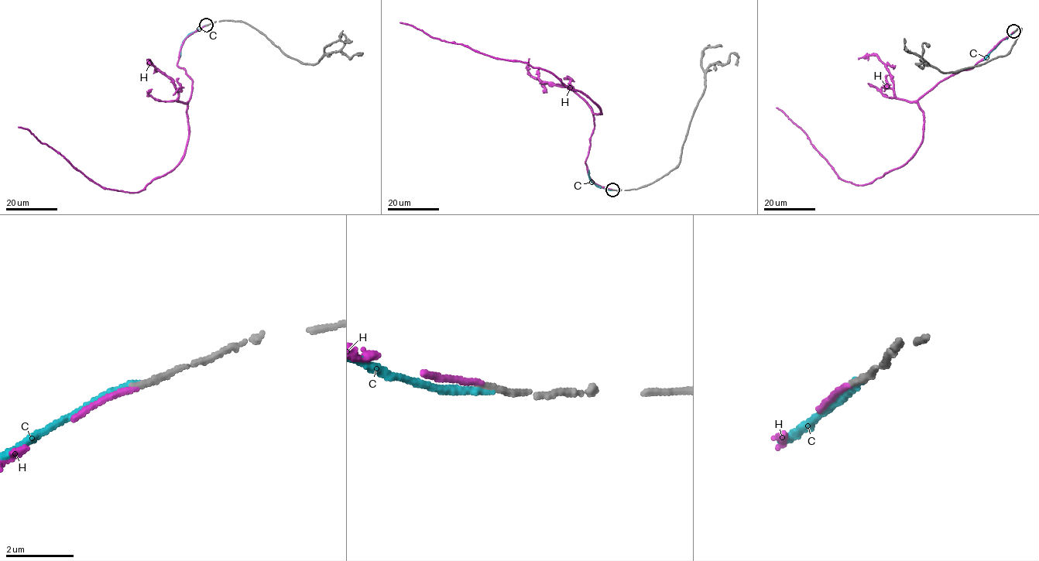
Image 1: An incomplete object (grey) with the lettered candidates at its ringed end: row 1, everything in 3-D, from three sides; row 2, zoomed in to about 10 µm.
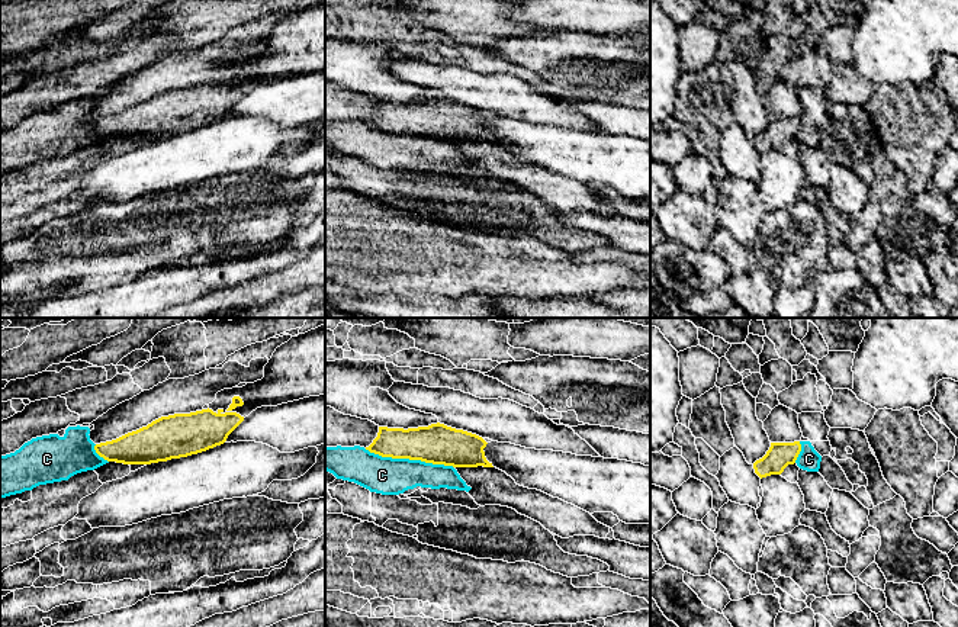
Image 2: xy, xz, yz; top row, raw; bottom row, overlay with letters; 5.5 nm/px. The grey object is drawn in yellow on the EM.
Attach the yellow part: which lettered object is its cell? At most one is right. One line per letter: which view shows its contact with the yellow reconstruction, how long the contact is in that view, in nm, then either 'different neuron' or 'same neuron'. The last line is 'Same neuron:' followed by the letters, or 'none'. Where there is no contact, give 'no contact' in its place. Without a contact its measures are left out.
C: xz | 500 nm | different neuron
H: no contact | same neuron
Same neuron: H

